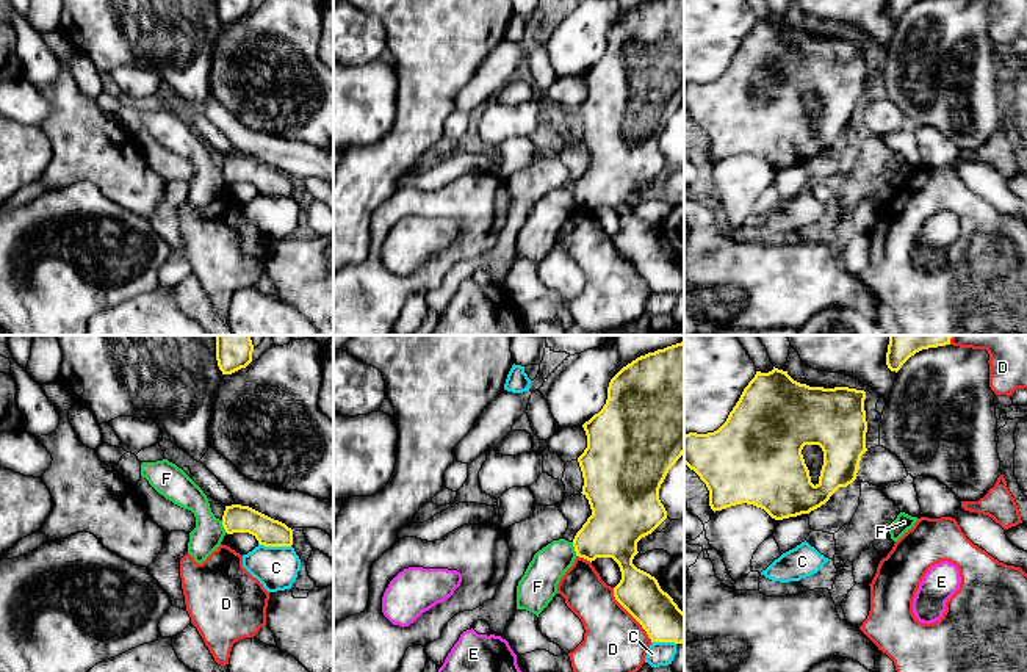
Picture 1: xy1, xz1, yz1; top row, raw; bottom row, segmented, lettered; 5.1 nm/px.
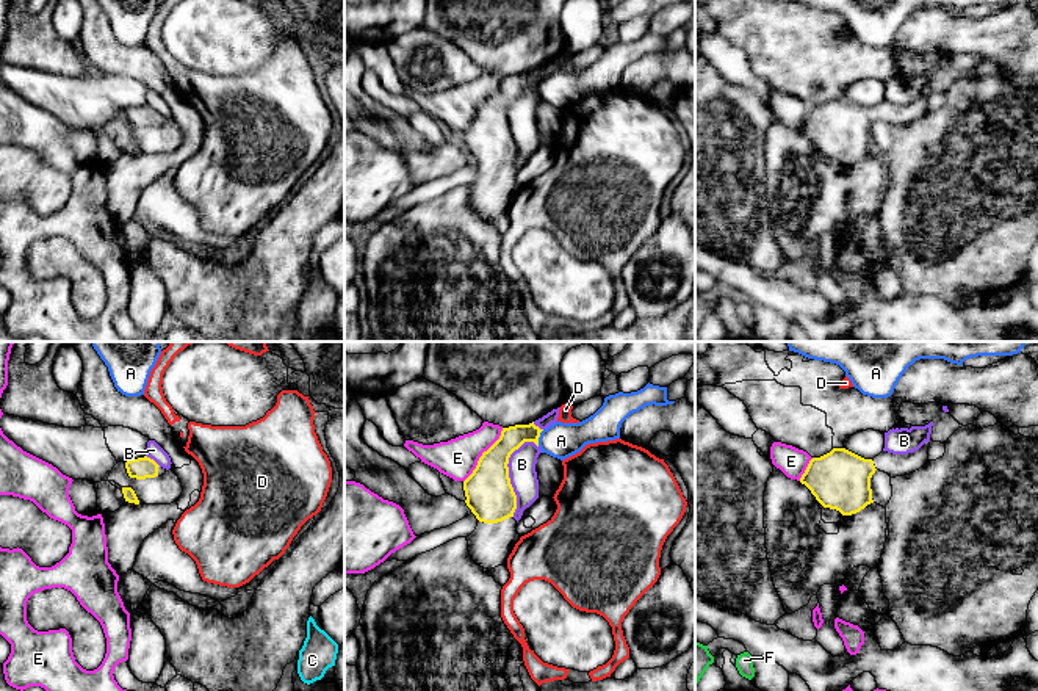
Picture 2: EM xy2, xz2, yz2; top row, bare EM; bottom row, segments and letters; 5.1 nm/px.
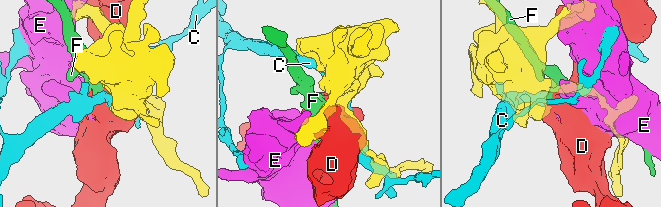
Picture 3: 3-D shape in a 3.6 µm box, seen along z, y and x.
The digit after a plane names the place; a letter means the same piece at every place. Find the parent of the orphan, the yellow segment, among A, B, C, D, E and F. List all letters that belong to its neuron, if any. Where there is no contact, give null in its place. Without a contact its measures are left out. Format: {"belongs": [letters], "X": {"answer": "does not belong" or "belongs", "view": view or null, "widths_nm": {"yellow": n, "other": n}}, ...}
{"belongs": [], "A": {"answer": "does not belong", "view": "xz2", "widths_nm": {"yellow": 130, "other": 180}}, "B": {"answer": "does not belong", "view": "xz2", "widths_nm": {"yellow": 240, "other": 140}}, "C": {"answer": "does not belong", "view": "xy1", "widths_nm": {"yellow": 140, "other": 220}}, "D": {"answer": "does not belong", "view": "xz1", "widths_nm": {"yellow": 220, "other": 320}}, "E": {"answer": "does not belong", "view": "xz2", "widths_nm": {"yellow": 240, "other": 200}}, "F": {"answer": "does not belong", "view": "xz1", "widths_nm": {"yellow": 280, "other": 180}}}

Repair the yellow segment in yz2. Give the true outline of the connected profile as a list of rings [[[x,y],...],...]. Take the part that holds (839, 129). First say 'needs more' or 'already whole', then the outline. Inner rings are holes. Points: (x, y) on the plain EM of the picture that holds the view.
needs more | [[[925,91],[908,103],[881,100],[874,108],[864,108],[845,97],[833,97],[809,110],[800,132],[824,157],[852,165],[874,152],[870,127],[877,119],[891,127],[910,124],[928,111],[928,96],[930,91]]]

